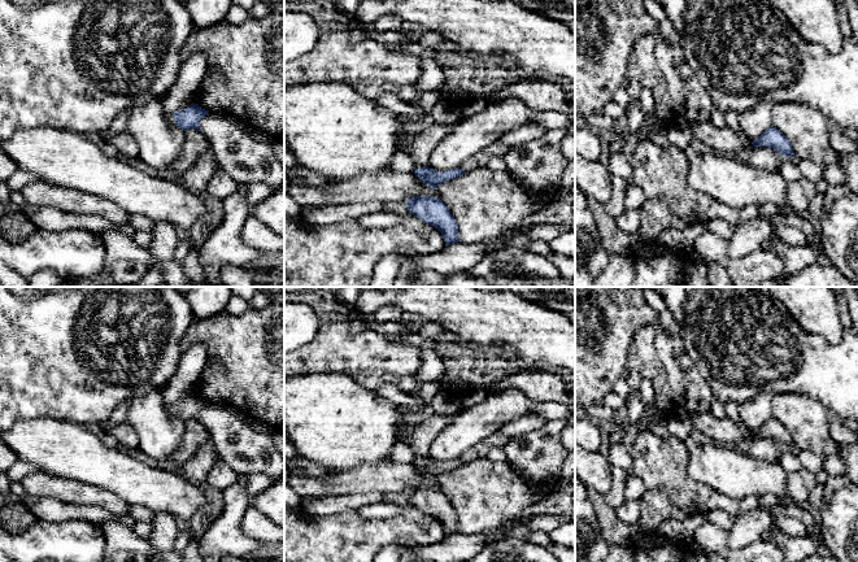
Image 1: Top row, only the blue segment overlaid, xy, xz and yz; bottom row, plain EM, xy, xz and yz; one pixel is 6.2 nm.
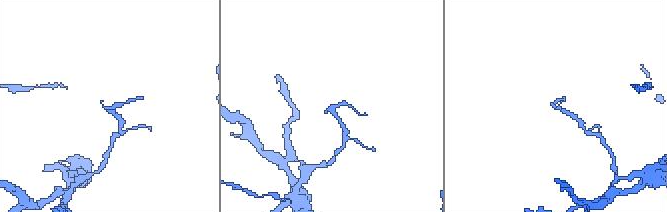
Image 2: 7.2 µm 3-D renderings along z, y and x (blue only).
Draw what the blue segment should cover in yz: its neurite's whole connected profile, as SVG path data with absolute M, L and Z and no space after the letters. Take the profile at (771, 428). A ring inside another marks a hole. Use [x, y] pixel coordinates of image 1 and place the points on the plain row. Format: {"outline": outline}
{"outline": "M774 417L763 422L763 424L753 431L753 437L767 437L779 443L783 448L794 448L789 431Z"}

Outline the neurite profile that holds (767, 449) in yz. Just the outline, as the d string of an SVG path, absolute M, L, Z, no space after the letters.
M753 437L748 454L767 462L778 462L783 446L772 439Z

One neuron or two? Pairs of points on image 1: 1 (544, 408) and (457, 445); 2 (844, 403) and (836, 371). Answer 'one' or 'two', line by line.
1: one
2: one

